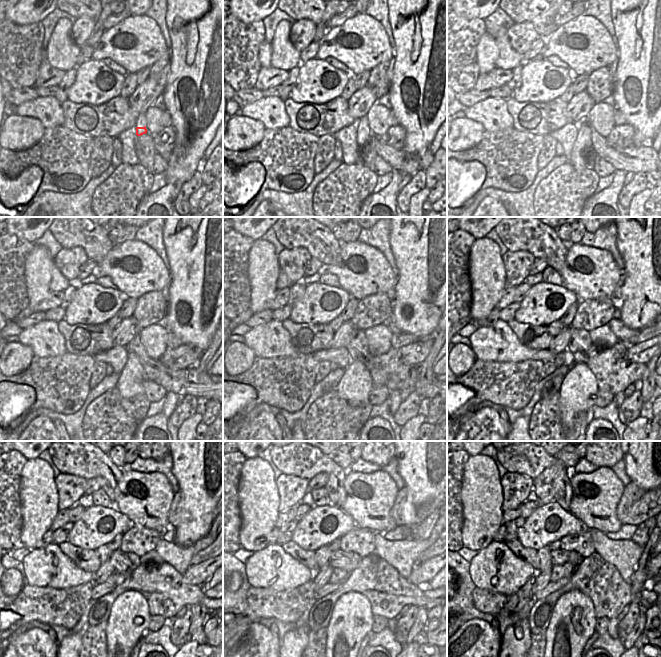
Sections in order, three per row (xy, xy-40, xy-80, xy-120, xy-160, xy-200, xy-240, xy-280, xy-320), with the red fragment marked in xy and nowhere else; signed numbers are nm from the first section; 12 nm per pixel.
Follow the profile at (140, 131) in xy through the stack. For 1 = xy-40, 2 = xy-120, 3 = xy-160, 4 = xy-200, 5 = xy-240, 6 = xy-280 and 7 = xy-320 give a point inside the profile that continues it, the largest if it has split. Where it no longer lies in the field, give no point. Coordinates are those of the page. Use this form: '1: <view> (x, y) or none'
1: xy-40 (363, 133)
2: xy-120 (131, 381)
3: xy-160 (356, 383)
4: xy-200 (578, 390)
5: xy-240 (129, 618)
6: xy-280 (352, 618)
7: xy-320 (573, 622)

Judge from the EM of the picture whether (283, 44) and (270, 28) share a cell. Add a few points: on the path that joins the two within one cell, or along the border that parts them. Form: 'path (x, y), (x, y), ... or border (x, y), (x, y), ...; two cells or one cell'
border (286, 19), (278, 24), (270, 42); two cells

